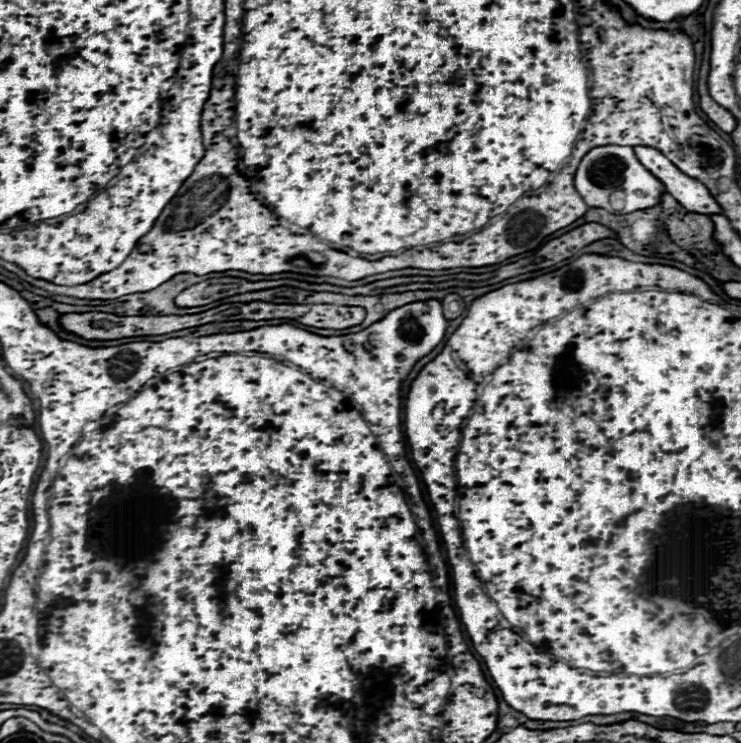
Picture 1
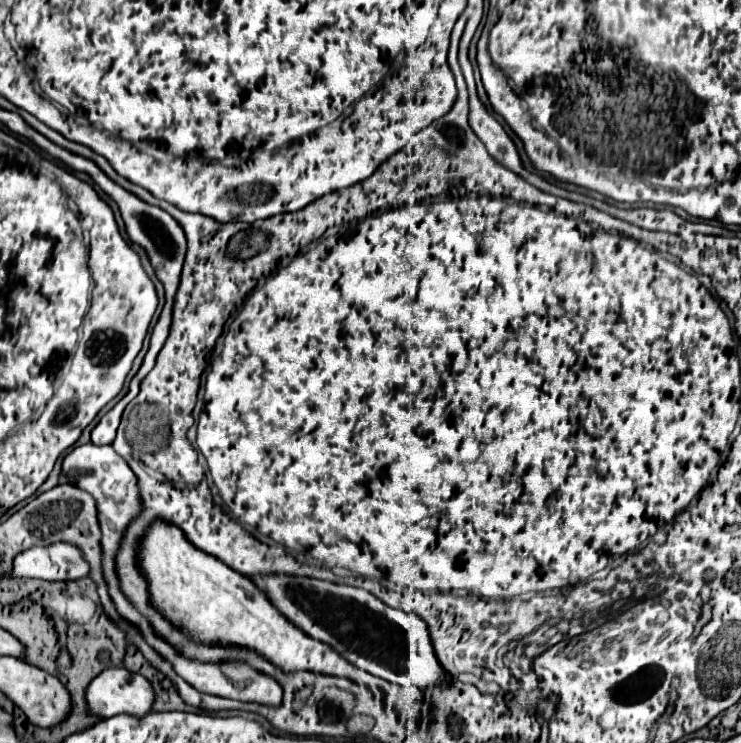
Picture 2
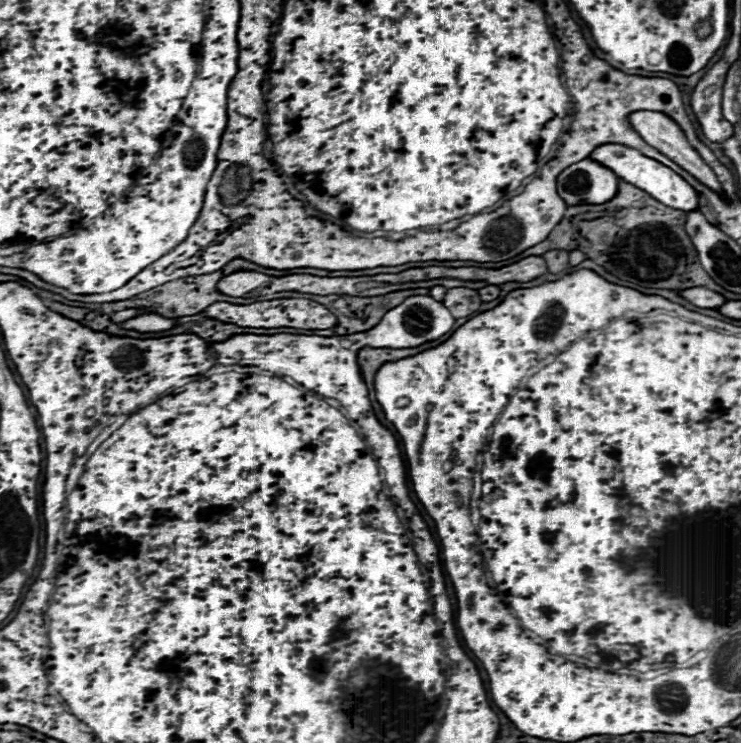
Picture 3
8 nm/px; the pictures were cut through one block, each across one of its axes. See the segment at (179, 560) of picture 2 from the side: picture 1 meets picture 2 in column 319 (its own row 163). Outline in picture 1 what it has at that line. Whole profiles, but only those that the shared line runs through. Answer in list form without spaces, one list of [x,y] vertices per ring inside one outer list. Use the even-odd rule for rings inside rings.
[[[634,146],[634,154],[640,164],[664,184],[664,190],[688,212],[722,214],[722,208],[718,206],[718,202],[714,202],[706,186],[682,174],[662,152],[646,146]]]

